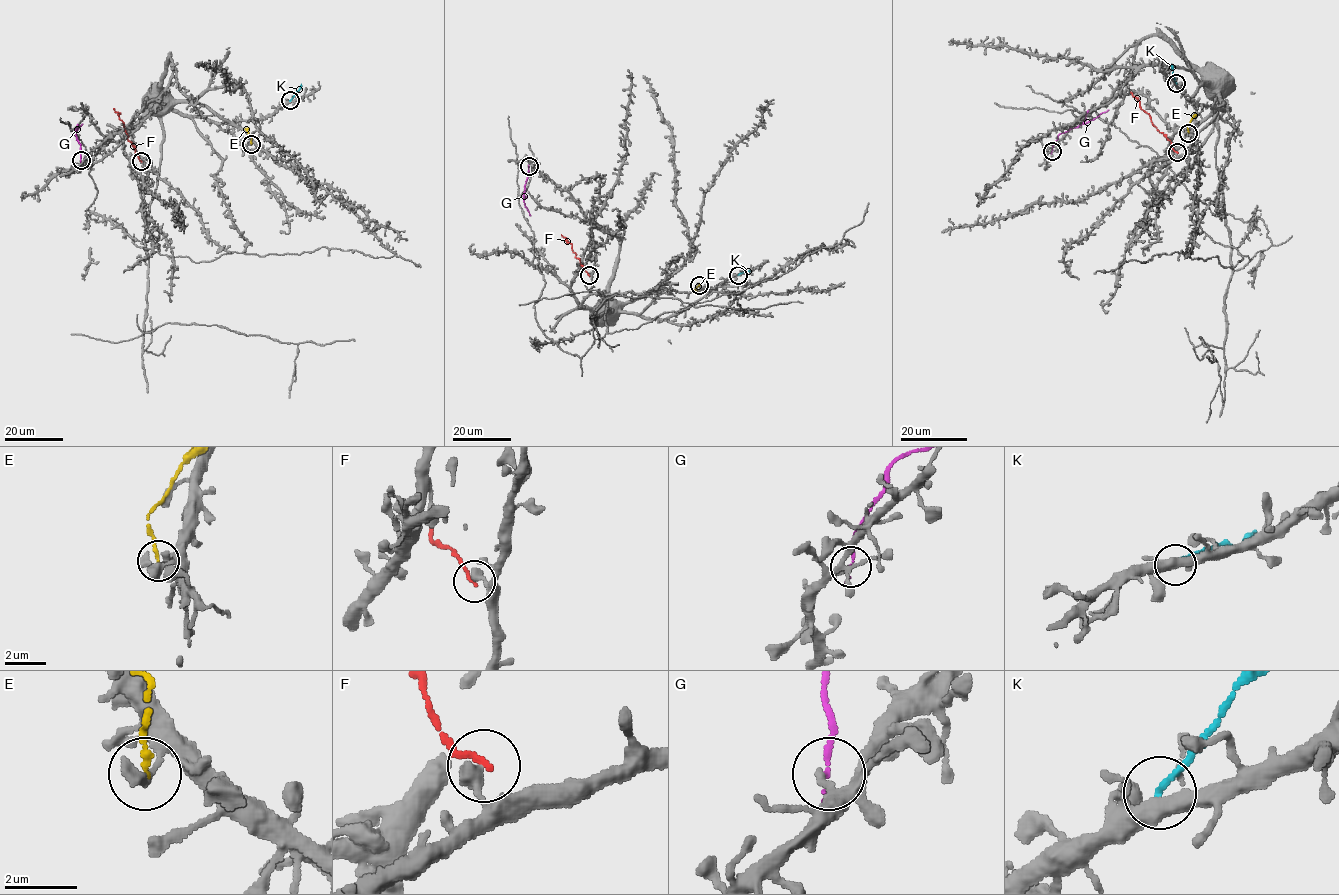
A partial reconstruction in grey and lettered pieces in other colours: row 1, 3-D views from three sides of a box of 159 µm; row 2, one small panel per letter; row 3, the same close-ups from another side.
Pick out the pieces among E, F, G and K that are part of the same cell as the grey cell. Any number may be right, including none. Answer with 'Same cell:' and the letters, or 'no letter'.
Same cell: no letter

